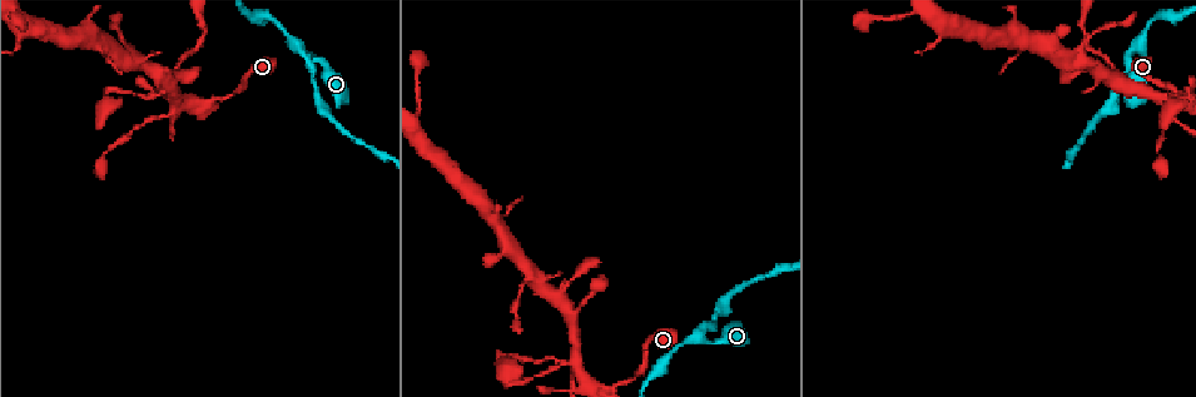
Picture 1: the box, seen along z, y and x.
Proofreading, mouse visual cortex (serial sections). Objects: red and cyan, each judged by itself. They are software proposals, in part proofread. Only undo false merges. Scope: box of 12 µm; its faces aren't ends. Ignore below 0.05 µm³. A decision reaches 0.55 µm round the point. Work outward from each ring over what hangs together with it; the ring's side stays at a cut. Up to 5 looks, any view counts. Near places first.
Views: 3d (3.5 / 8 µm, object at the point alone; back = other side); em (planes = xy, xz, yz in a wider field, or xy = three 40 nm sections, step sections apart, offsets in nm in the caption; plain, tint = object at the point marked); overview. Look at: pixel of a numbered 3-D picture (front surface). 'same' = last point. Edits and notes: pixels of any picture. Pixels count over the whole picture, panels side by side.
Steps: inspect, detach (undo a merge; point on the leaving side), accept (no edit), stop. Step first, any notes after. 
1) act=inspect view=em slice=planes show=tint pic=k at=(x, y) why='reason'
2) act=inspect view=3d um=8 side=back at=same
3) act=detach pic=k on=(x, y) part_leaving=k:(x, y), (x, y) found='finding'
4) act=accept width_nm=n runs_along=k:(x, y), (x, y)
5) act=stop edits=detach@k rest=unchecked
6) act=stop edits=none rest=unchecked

act=inspect view=3d um=8 side=back pic=1 at=(697, 338) why='two arms at a narrow angle'

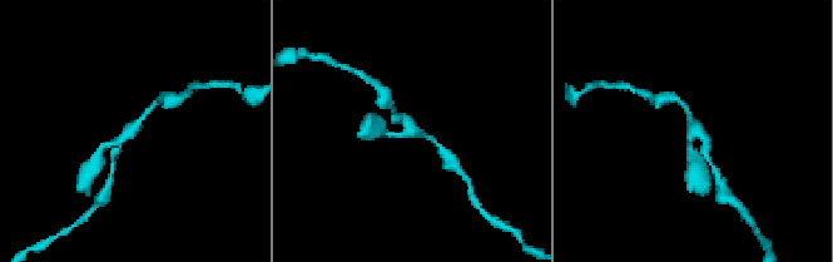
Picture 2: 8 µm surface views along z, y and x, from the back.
act=inspect view=em slice=xy step=1 show=tint pic=2 at=(692, 134) arms=3 arm_widths_nm=150,150,200

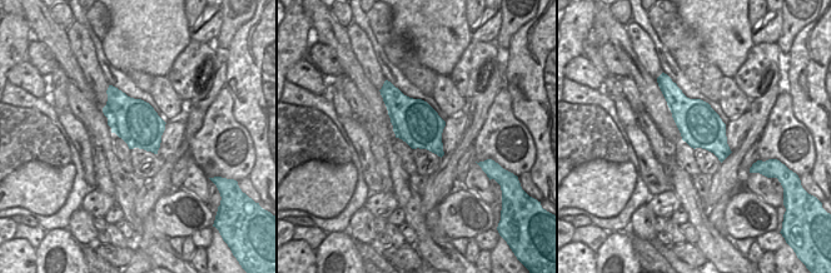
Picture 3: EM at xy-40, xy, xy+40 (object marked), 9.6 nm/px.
act=accept found='all the same cell'

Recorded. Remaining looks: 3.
act=inspect view=3d um=8 pic=1 at=(578, 367) why='a fork'

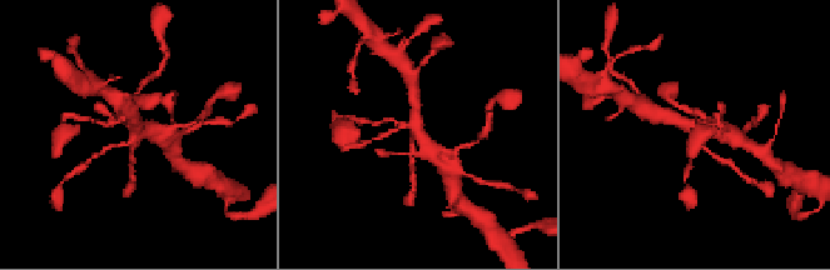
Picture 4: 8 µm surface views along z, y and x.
act=inspect view=3d um=3.5 side=back pic=4 at=(139, 127) why='closer look'

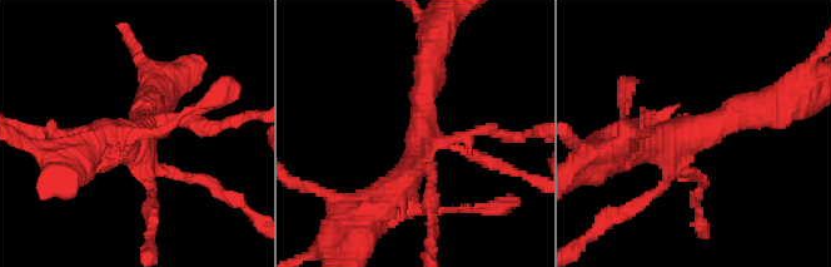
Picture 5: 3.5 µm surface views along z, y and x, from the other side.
act=inspect view=em slice=xy step=2 show=tint pic=5 at=(418, 157) why='need the tissue'

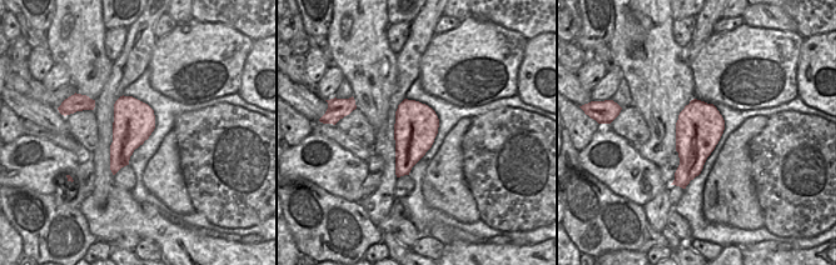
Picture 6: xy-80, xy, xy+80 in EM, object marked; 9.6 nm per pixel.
act=accept runs_along=5:(354, 201), (419, 159), (427, 83) found='one cell here'

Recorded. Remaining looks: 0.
act=stop edits=none rest=unchecked

